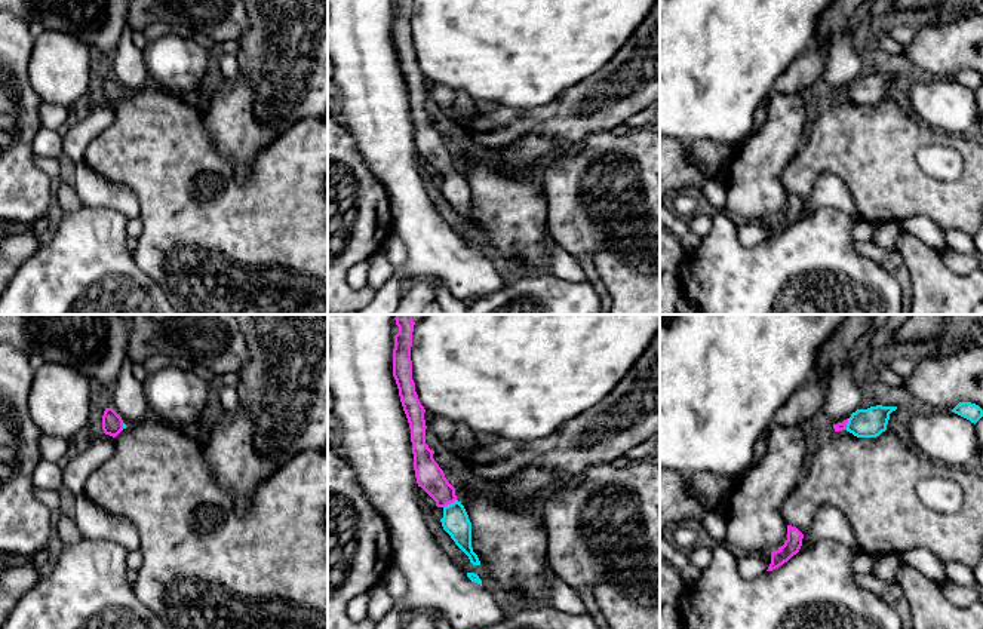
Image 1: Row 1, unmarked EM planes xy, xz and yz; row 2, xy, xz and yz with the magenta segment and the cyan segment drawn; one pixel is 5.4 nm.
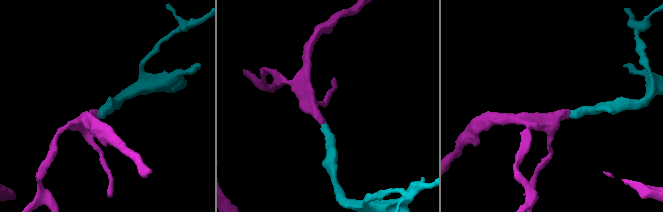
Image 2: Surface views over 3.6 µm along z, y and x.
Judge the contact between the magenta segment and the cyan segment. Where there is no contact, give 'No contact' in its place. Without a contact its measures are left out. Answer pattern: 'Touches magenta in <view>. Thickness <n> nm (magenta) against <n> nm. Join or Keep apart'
Touches magenta in xz. Thickness 150 nm (magenta) against 150 nm. Join

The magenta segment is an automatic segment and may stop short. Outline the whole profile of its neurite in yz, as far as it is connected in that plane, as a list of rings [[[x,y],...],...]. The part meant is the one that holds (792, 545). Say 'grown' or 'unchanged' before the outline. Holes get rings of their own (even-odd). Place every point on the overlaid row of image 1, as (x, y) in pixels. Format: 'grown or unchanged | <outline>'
unchanged | [[[787,525],[787,540],[784,544],[771,552],[771,564],[767,571],[772,571],[787,562],[793,555],[796,555],[802,546],[804,534],[792,525]]]

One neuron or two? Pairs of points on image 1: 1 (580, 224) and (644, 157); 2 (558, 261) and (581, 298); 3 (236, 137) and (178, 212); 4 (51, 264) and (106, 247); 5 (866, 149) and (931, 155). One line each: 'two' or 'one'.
1: one
2: two
3: two
4: one
5: two

